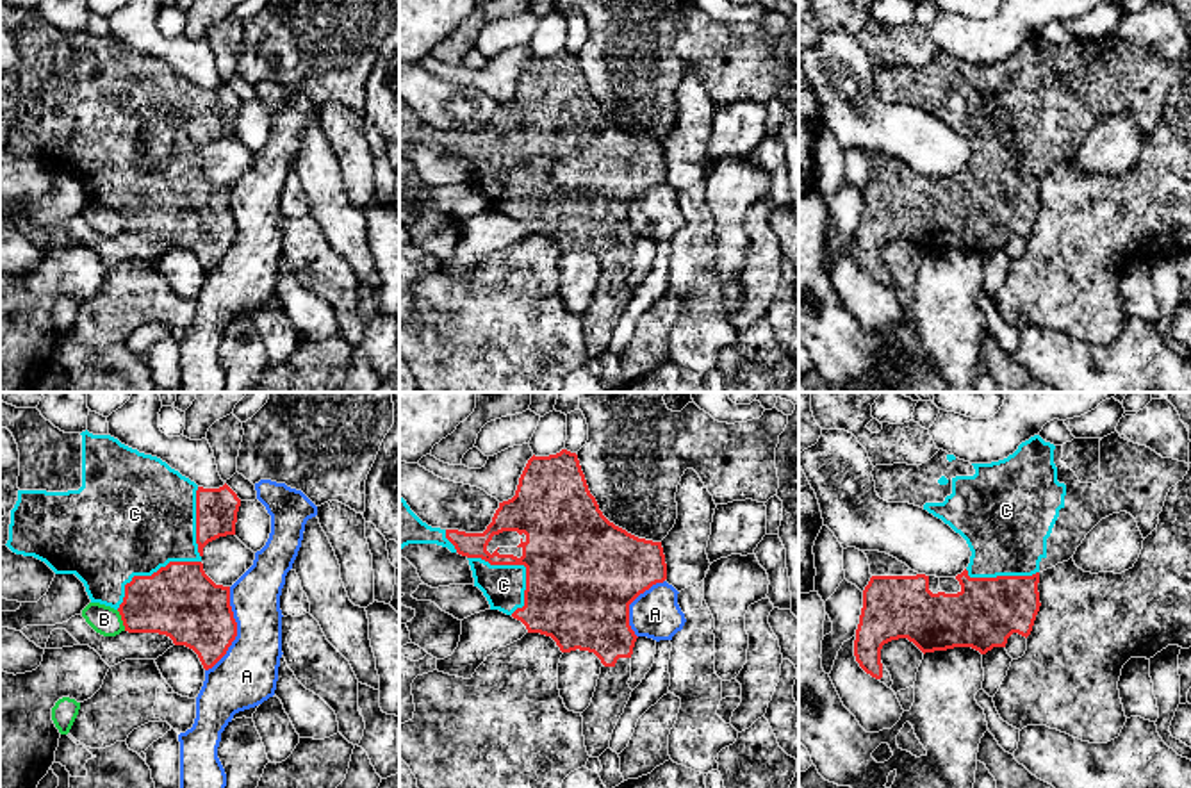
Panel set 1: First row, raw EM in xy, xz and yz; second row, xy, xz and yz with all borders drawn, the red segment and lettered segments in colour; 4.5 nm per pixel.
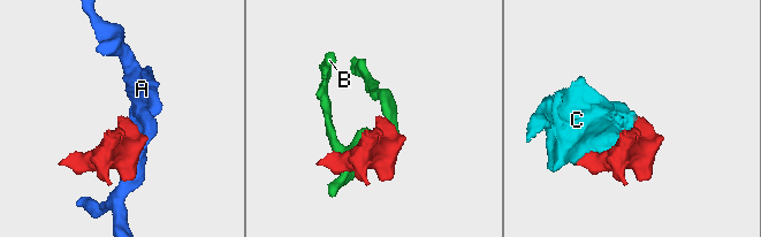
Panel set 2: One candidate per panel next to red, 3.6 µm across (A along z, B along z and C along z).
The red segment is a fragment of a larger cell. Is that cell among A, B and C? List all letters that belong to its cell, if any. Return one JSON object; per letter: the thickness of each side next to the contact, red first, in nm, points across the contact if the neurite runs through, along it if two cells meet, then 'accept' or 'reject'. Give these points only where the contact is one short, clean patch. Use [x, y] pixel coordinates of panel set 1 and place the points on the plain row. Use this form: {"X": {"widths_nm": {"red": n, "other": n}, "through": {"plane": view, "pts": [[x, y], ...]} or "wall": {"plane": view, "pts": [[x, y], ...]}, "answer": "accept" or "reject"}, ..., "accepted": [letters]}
{"A": {"widths_nm": {"red": 320, "other": 280}, "answer": "reject"}, "B": {"widths_nm": {"red": 320, "other": 130}, "wall": {"plane": "xy", "pts": [[116, 211], [125, 230]]}, "answer": "reject"}, "C": {"widths_nm": {"red": 420, "other": 190}, "answer": "accept"}, "accepted": ["C"]}

